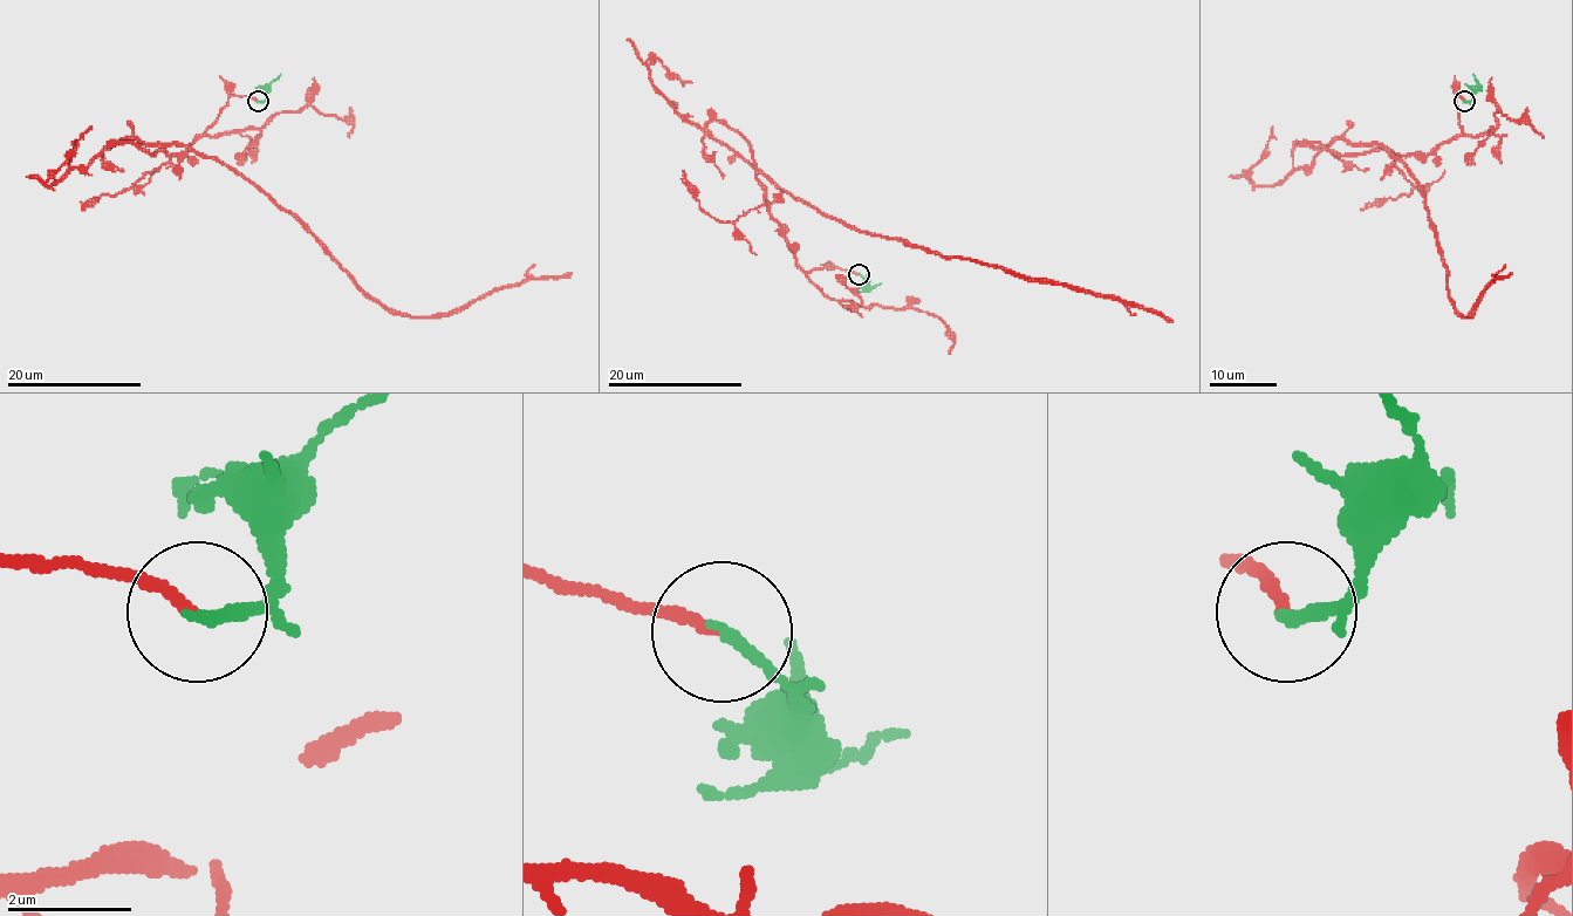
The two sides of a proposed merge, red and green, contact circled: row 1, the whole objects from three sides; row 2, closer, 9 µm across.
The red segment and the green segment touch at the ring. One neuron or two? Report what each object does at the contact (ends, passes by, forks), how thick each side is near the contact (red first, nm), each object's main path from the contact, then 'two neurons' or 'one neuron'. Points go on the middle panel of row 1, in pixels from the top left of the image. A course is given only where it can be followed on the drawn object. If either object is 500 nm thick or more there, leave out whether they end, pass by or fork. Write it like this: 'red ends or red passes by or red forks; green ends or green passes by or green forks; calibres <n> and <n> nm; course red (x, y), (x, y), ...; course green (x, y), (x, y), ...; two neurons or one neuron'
red ends; green ends; calibres 170 and 190 nm; course red (859, 274), (797, 262), (751, 147), (710, 122), (715, 138), (780, 188), (861, 231), (1173, 322); course green (859, 274), (872, 288), (881, 284); one neuron

